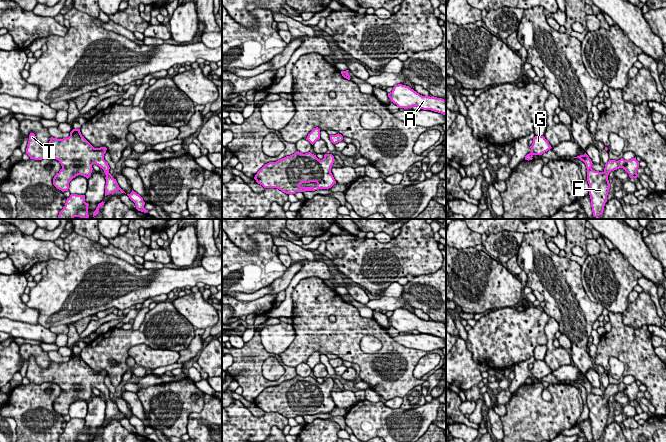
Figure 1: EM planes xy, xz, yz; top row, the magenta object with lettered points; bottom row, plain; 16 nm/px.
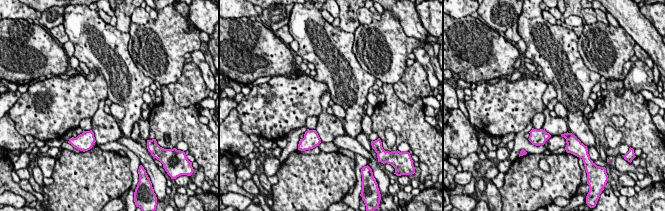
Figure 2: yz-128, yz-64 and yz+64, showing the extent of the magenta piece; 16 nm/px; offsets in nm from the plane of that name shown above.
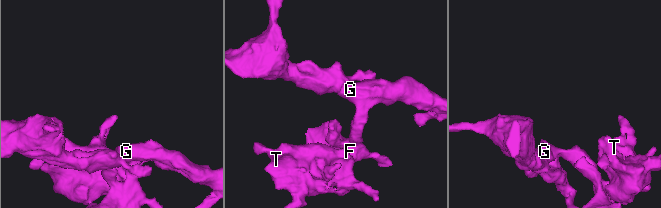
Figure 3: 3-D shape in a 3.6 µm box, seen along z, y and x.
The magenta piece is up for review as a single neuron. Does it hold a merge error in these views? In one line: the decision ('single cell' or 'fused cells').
single cell

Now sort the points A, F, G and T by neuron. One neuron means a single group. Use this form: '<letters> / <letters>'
A F G T

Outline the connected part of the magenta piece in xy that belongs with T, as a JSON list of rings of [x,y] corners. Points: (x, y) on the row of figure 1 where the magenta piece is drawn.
[[[73,129],[70,132],[70,136],[63,139],[50,138],[48,144],[44,145],[37,141],[34,133],[30,133],[29,141],[26,148],[26,154],[30,159],[42,160],[46,158],[52,158],[59,161],[62,169],[54,176],[53,185],[61,190],[62,192],[68,191],[70,181],[78,175],[82,175],[87,179],[92,173],[92,165],[96,164],[104,170],[106,175],[106,185],[105,185],[105,196],[109,194],[114,194],[116,191],[120,190],[121,193],[125,193],[118,185],[116,179],[109,173],[109,165],[104,160],[104,154],[106,153],[106,147],[94,148],[81,134],[80,129]]]

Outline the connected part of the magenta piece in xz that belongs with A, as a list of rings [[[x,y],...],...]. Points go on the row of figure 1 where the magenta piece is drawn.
[[[395,85],[388,93],[388,97],[399,108],[408,109],[417,106],[419,109],[431,110],[446,116],[446,100],[434,96],[422,96],[406,85]]]

